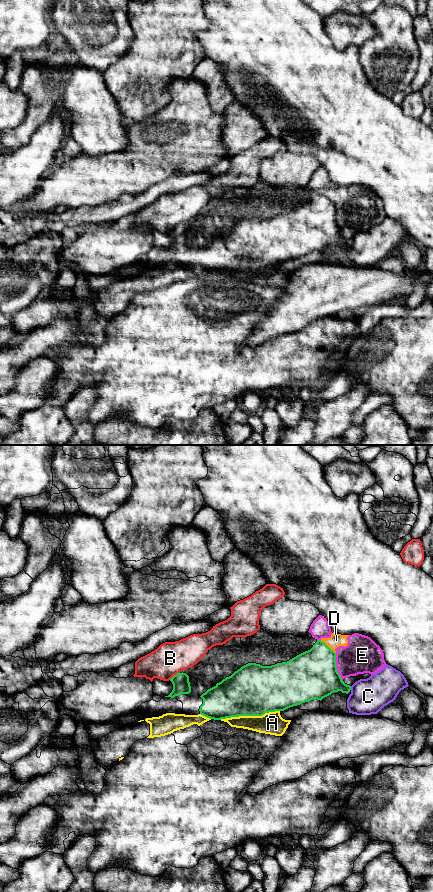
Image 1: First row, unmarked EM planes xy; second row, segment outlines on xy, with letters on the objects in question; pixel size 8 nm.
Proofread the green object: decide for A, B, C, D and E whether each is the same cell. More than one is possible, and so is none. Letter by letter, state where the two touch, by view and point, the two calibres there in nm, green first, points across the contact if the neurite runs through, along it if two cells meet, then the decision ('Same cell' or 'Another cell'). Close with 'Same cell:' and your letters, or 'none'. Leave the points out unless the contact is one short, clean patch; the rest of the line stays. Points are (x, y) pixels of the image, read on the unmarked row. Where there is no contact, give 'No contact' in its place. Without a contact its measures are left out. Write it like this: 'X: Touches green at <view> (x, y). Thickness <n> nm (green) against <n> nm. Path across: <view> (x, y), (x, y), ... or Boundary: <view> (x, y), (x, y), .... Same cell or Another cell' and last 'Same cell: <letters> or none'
A: Touches green at xy (249, 267). Thickness 420 nm (green) against 180 nm. Another cell
B: Touches green at xy (174, 227). Thickness 140 nm (green) against 260 nm. Another cell
C: Touches green at xy (350, 240). Thickness 280 nm (green) against 280 nm. Boundary: xy (350, 238), (351, 241). Another cell
D: Touches green at xy (327, 198). Thickness 380 nm (green) against 110 nm. Boundary: xy (320, 192), (335, 205). Another cell
E: Touches green at xy (336, 219). Thickness 380 nm (green) against 280 nm. Boundary: xy (335, 205), (335, 218), (342, 233). Another cell
Same cell: none

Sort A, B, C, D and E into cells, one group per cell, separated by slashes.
A / B / C / D E

